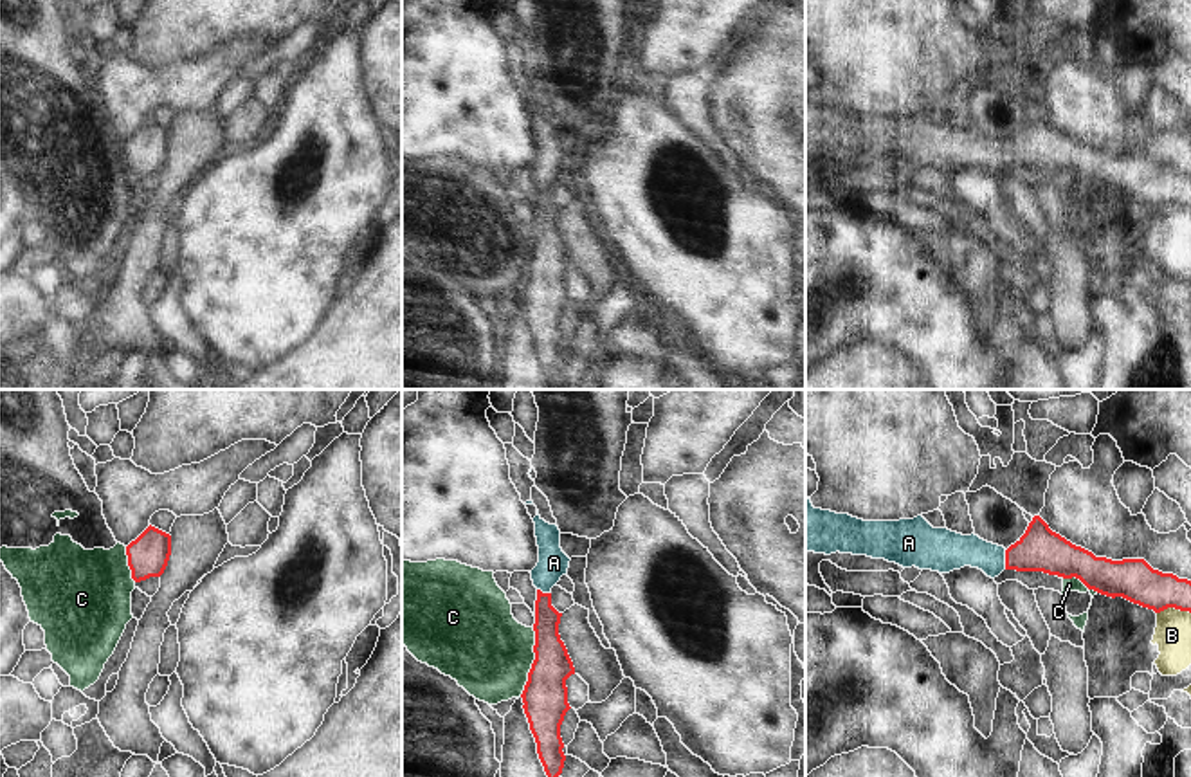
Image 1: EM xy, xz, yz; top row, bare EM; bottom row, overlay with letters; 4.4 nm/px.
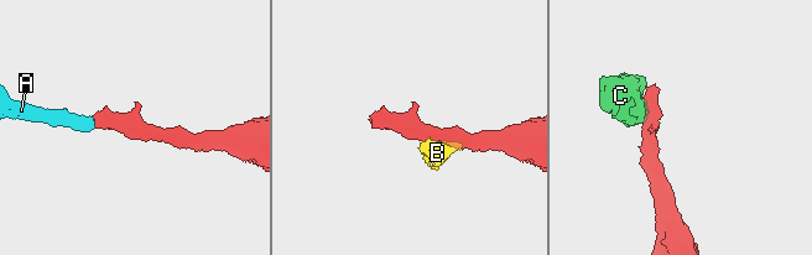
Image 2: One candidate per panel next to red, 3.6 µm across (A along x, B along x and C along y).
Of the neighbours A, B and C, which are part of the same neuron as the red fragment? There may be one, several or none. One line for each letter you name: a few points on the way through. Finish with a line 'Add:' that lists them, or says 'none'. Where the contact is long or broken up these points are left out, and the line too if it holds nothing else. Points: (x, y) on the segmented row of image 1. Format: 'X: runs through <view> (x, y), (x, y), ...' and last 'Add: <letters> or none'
A: runs through yz (1040, 548), (1006, 559), (952, 550)
Add: A

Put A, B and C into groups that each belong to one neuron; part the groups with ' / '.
A / B / C

